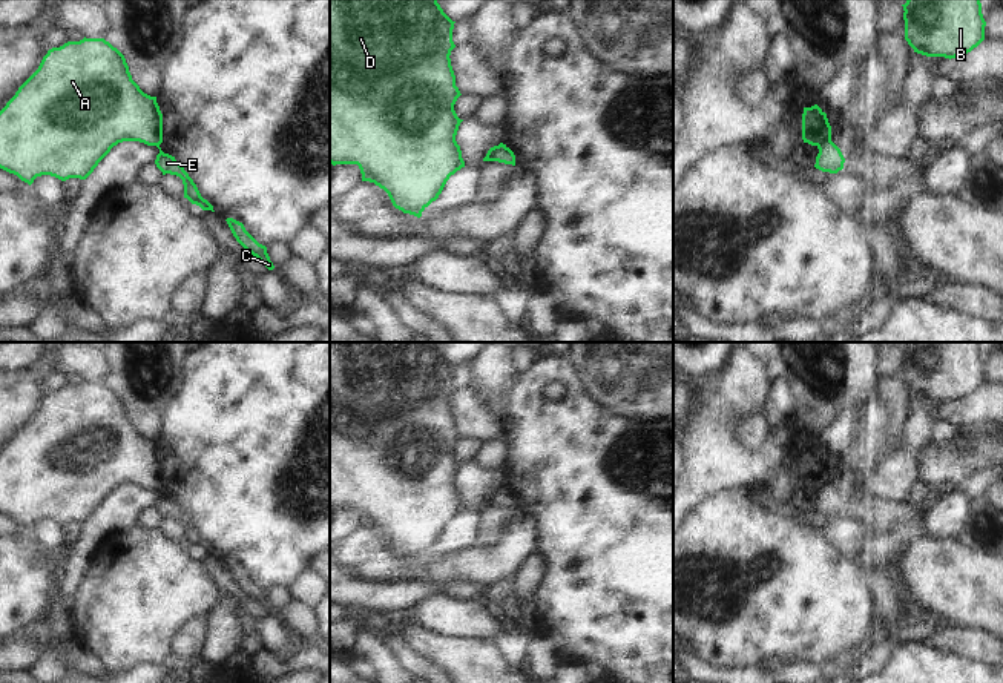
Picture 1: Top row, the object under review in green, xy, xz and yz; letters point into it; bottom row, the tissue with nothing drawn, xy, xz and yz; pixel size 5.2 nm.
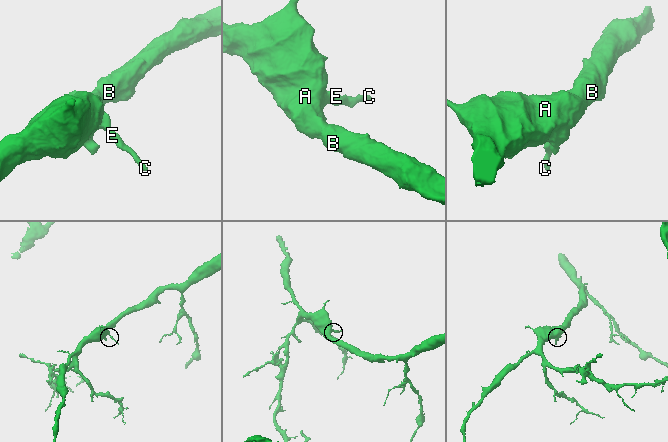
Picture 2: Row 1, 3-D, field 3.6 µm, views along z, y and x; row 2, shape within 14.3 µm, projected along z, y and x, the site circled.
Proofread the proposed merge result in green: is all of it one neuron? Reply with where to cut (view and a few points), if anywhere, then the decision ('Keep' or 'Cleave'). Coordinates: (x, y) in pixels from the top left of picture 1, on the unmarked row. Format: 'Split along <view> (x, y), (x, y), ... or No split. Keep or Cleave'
Split along yz (830, 482), (818, 490). Cleave.

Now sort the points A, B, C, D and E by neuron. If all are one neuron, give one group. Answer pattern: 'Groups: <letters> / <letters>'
Groups: A B D / C E.

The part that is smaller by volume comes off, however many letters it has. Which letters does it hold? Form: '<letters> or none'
C, E

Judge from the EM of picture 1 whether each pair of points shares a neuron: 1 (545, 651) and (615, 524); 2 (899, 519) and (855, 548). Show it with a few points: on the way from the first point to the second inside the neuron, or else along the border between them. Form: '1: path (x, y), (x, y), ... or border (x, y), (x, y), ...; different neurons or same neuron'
1: border (536, 636), (545, 637), (555, 651); different neurons
2: border (844, 513), (861, 519), (870, 530), (861, 559); different neurons

